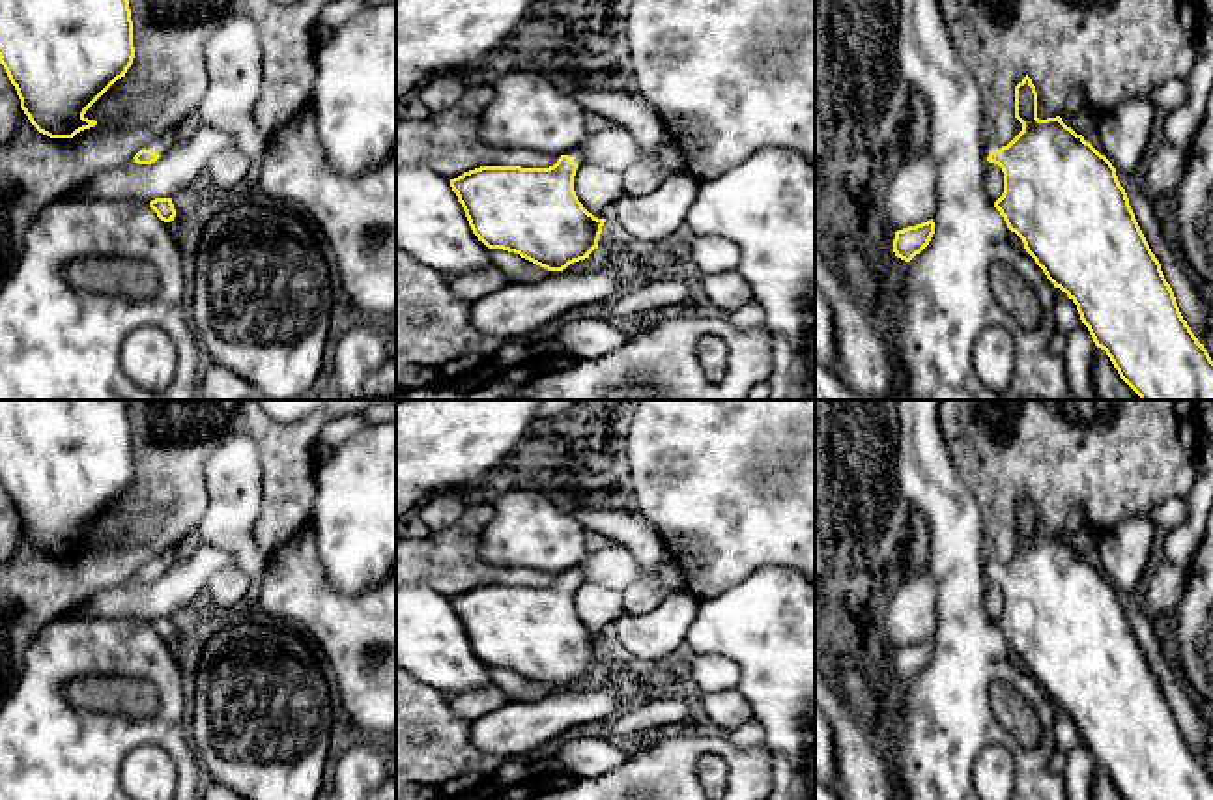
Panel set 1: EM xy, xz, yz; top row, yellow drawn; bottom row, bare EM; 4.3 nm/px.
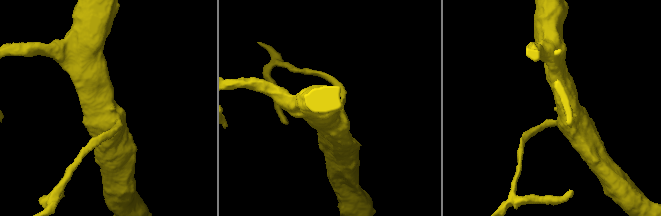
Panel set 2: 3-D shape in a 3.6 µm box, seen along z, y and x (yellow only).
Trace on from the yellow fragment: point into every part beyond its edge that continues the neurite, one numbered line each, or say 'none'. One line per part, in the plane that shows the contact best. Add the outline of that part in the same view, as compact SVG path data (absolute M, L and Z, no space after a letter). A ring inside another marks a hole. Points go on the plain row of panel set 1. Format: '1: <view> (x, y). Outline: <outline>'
1: xy (159, 563). Outline: M176 548L153 557L146 568L163 574L176 559Z

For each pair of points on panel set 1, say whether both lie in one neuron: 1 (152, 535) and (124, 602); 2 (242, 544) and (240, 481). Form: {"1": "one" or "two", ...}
{"1": "two", "2": "one"}

